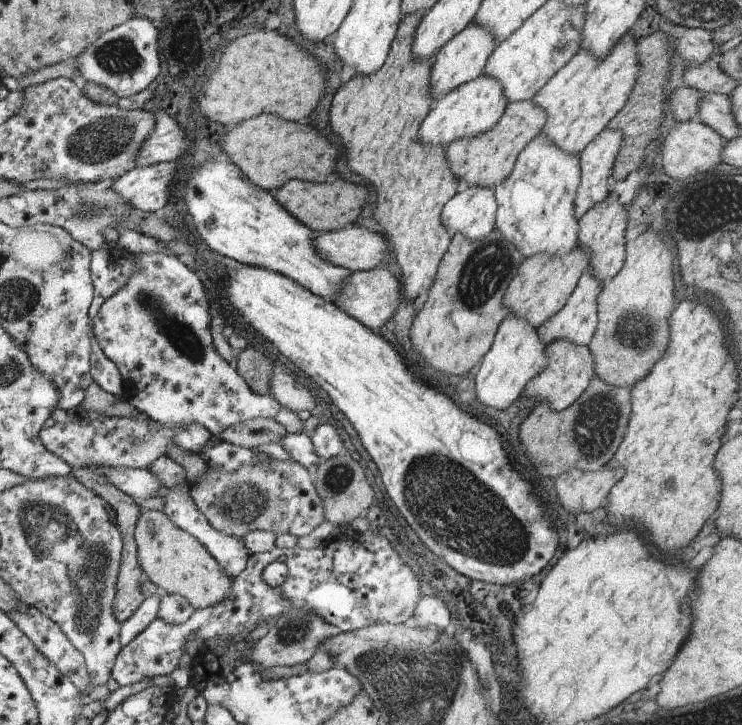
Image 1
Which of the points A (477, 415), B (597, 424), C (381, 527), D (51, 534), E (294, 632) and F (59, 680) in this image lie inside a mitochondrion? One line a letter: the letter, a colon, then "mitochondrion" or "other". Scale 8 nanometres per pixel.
A: other
B: mitochondrion
C: other
D: mitochondrion
E: mitochondrion
F: other

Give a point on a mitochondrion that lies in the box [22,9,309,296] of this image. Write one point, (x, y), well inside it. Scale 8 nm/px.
(86, 142)

